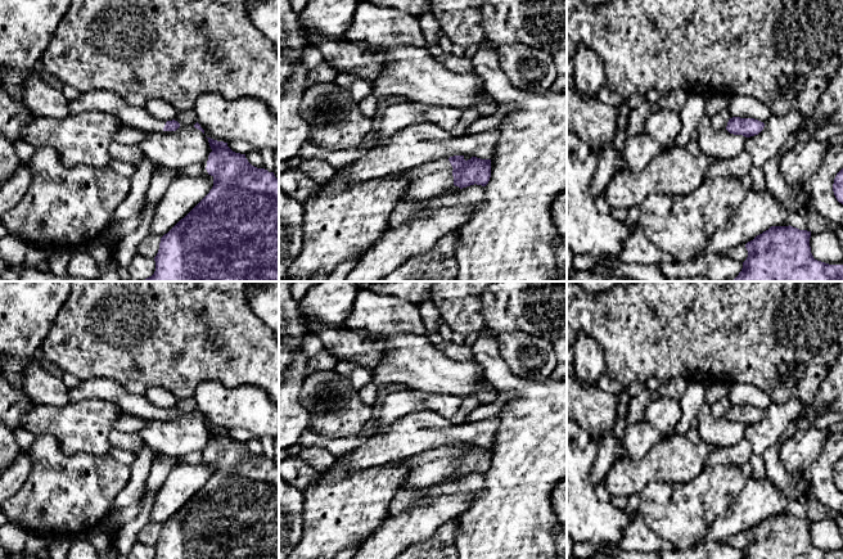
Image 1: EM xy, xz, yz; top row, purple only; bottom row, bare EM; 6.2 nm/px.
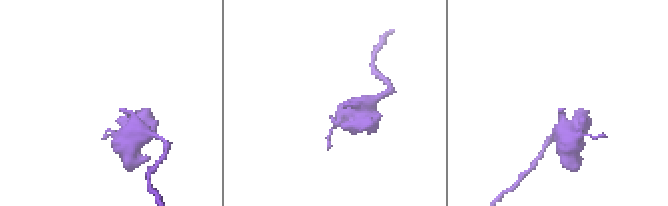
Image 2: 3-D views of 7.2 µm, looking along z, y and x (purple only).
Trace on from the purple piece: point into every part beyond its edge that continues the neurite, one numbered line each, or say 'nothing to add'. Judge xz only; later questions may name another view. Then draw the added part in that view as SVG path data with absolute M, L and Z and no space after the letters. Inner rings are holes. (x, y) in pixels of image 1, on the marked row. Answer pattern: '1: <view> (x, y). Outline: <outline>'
1: xz (429, 180). Outline: M448 158L429 162L416 170L405 171L407 189L401 200L419 202L438 197L454 186L452 166Z

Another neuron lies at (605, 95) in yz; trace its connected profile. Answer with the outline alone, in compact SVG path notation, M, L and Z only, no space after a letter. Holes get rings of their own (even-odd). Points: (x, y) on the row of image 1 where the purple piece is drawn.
M603 87L596 95L596 99L599 99L603 104L616 108L618 108L618 105L625 100L621 95L608 87Z

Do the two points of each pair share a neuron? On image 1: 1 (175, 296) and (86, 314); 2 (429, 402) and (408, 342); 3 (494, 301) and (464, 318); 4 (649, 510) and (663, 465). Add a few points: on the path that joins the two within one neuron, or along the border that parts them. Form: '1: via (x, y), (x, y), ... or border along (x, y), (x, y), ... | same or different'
1: via (153, 300), (133, 314), (108, 314) | same
2: border along (423, 392), (451, 393), (456, 396) | different
3: border along (479, 294), (479, 312), (486, 327) | different
4: border along (688, 481), (650, 482), (640, 494) | different

